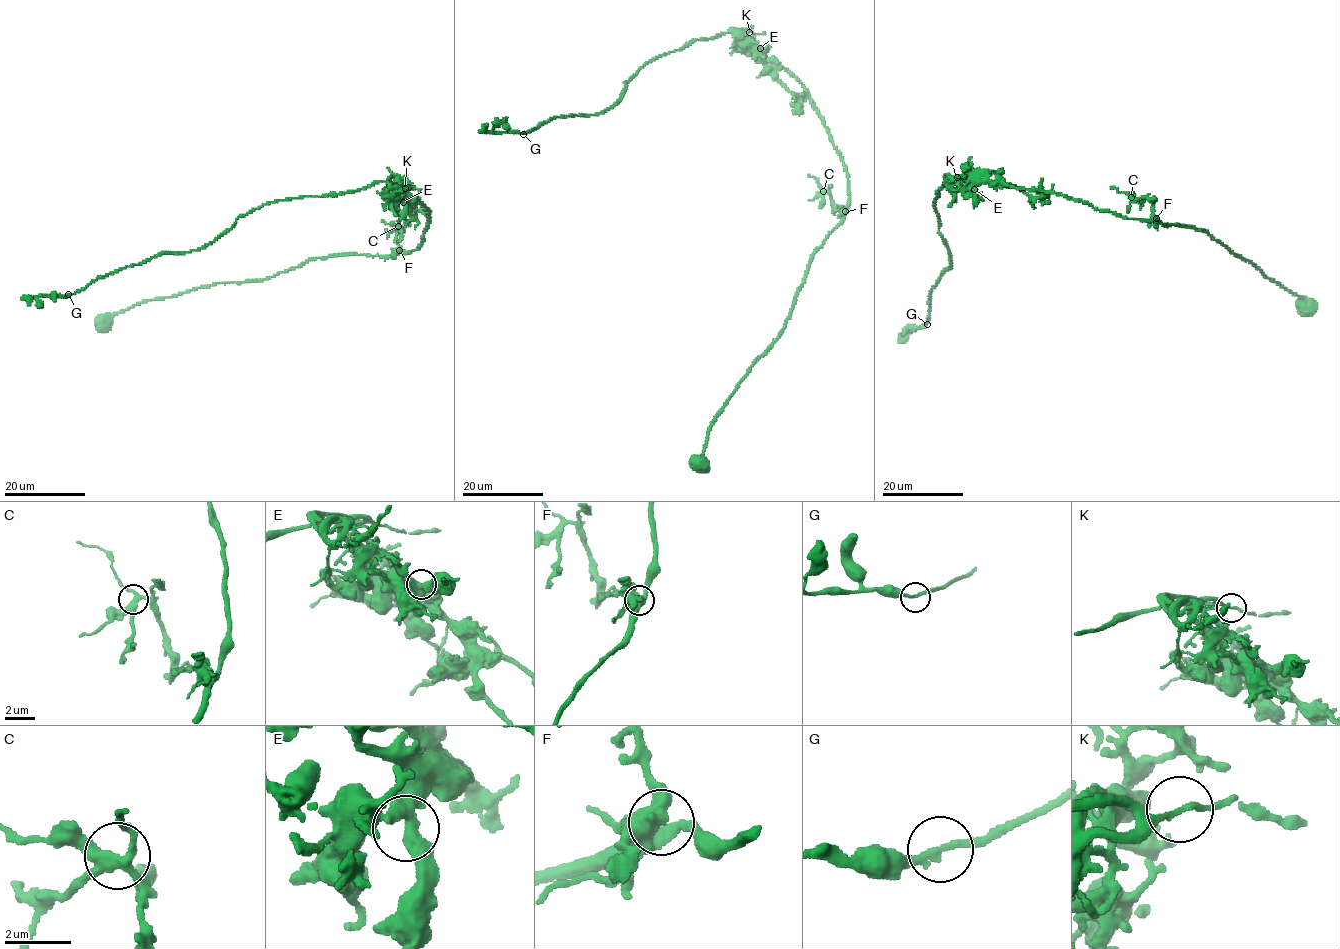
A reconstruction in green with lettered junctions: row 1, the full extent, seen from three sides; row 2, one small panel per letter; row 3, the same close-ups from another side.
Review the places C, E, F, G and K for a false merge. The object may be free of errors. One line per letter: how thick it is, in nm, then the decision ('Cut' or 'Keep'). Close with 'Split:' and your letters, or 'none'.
C: Thickness 340 nm. Keep
E: Thickness 400 nm. Keep
F: Thickness 400 nm. Keep
G: Thickness 200 nm. Keep
K: Thickness 160 nm. Keep
Split: none

